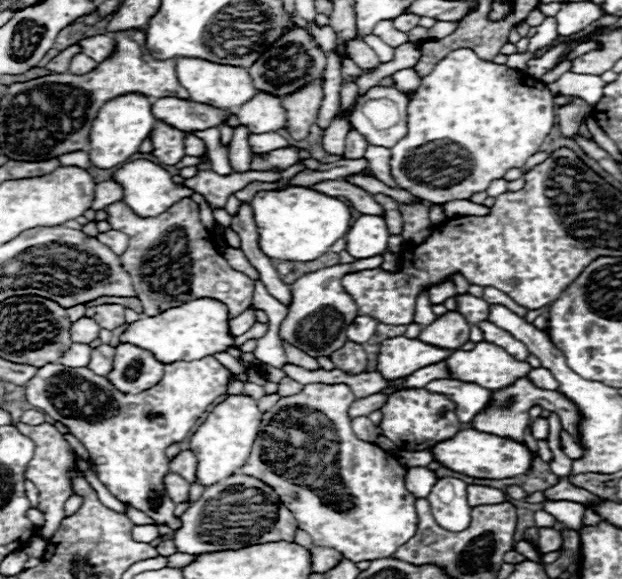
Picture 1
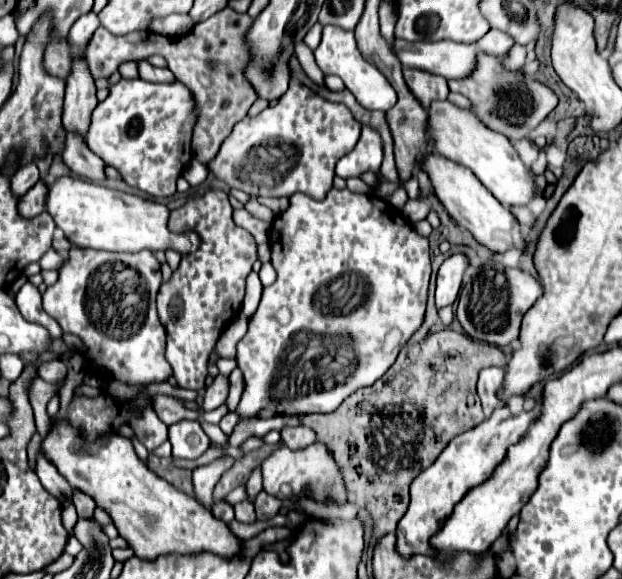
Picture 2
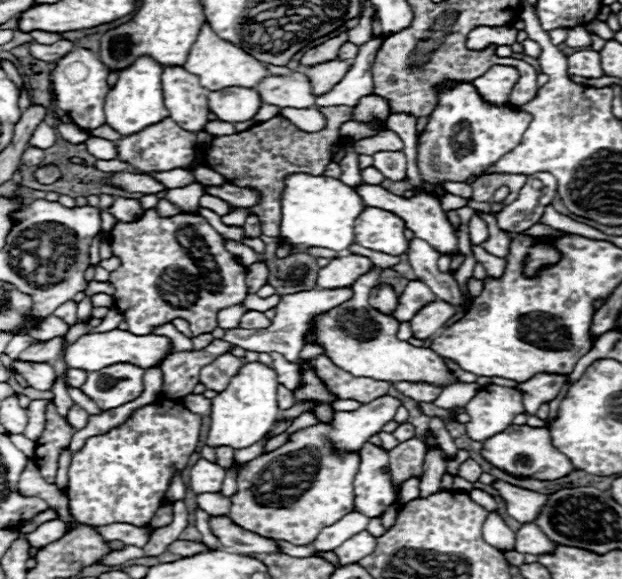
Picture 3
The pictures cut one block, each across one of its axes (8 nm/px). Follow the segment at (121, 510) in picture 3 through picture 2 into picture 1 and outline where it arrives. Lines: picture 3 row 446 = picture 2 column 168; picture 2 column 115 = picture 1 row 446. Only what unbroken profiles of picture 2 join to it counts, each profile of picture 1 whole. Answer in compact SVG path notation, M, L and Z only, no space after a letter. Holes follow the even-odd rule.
M200 358L196 362L172 362L164 366L162 380L140 392L140 394L124 394L110 380L92 374L88 368L66 368L62 364L46 364L42 366L32 382L26 386L26 400L40 408L44 414L62 422L70 434L74 434L90 452L90 462L98 470L98 480L124 504L132 504L134 508L148 514L154 524L166 524L172 530L180 528L180 518L174 516L174 502L166 496L164 490L164 474L168 474L168 458L164 454L166 446L172 442L180 442L188 436L190 428L196 424L206 406L212 404L218 396L228 392L230 372L214 358Z

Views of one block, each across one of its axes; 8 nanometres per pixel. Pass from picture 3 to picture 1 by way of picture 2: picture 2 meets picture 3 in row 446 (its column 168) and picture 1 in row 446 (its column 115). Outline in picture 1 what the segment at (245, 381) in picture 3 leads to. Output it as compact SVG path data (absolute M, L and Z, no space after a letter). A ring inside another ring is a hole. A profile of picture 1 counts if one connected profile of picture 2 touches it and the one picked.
M228 396L224 402L220 402L206 418L206 422L196 430L196 434L190 438L190 450L198 458L196 468L196 482L202 486L212 486L232 474L238 472L240 466L246 464L252 444L256 440L258 428L260 428L262 412L256 406L256 400L250 396Z

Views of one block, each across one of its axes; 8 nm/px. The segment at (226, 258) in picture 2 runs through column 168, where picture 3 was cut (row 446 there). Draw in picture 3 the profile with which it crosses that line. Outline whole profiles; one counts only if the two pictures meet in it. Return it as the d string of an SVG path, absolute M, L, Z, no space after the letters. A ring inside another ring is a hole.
M384 396L376 398L376 402L362 404L358 410L336 412L330 424L318 422L310 428L302 428L290 434L290 440L280 448L246 462L236 476L238 492L232 500L234 524L264 538L286 540L296 546L312 544L324 526L338 522L354 510L354 476L360 466L360 448L370 440L370 436L382 432L382 426L394 418L396 408L400 408L400 400ZM220 446L220 448L214 448L216 450L216 462L222 466L222 468L232 468L232 464L234 464L234 450L232 448L224 448L224 446Z

